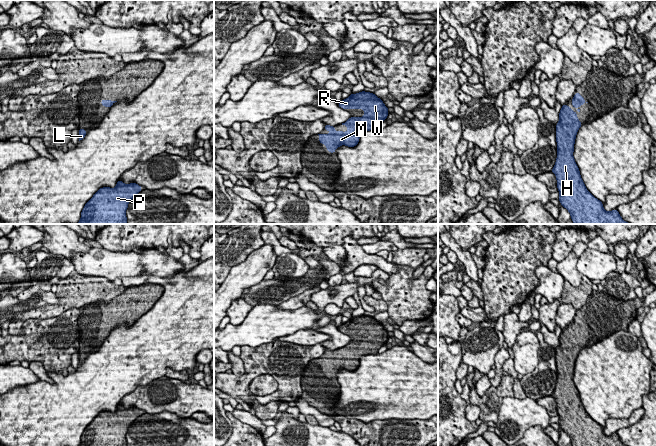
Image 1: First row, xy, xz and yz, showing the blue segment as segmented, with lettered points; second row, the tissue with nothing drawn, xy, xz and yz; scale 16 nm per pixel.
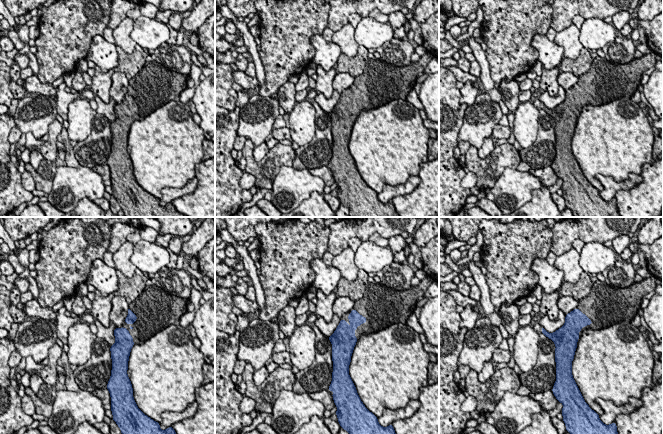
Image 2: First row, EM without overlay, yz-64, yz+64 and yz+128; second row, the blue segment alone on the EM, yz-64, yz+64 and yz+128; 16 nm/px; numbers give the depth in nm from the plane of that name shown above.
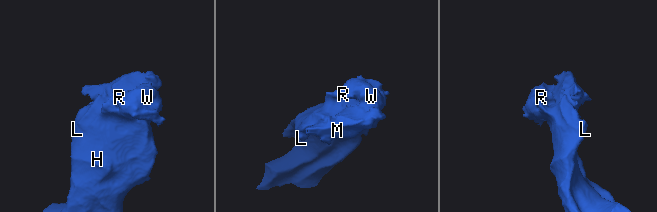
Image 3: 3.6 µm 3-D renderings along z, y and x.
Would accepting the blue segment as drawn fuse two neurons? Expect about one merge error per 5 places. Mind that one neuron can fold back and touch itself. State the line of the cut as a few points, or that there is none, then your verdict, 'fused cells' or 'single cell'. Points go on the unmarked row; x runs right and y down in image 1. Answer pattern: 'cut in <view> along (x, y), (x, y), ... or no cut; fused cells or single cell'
no cut; single cell

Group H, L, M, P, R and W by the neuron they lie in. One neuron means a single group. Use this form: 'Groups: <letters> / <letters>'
Groups: H L M P R W

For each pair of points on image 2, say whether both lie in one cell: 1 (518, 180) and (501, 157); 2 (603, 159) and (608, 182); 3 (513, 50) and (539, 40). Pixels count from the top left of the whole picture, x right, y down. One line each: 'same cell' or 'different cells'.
1: different cells
2: different cells
3: different cells

